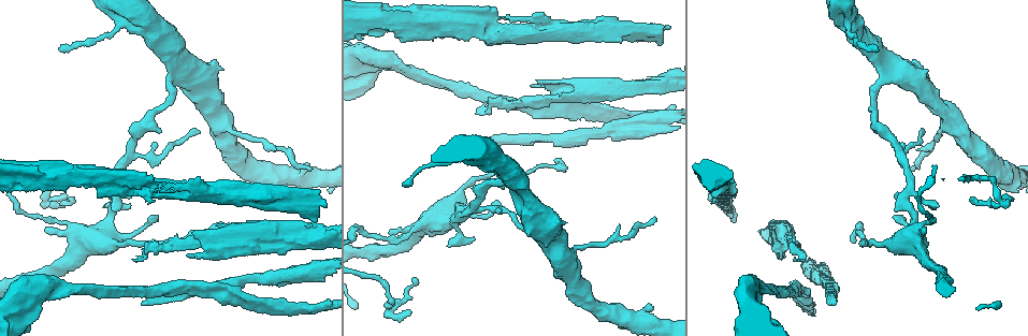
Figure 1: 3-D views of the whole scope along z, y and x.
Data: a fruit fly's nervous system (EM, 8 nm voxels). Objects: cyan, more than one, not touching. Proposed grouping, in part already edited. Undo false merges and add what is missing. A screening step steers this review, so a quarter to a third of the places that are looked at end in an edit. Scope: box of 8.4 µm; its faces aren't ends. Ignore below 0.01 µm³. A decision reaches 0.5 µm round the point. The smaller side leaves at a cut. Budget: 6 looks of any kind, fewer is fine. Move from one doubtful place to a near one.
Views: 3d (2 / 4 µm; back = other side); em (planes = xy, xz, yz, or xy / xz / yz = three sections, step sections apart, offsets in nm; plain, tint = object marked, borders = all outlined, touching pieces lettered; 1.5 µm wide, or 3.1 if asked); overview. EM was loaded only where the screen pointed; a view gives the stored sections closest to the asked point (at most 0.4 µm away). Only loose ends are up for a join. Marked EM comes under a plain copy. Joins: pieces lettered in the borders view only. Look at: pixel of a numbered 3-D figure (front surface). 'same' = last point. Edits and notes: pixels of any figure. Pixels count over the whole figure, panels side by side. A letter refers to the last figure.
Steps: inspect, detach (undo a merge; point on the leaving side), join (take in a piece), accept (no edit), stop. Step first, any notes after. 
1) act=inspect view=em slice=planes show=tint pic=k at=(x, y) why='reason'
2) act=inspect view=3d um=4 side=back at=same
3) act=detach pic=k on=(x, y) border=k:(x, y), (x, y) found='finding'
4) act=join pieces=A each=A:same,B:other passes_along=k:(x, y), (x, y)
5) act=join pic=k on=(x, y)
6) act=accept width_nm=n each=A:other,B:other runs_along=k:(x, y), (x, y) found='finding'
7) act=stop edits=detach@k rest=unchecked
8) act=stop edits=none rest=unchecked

act=inspect view=3d um=2 side=back pic=1 at=(832, 303)

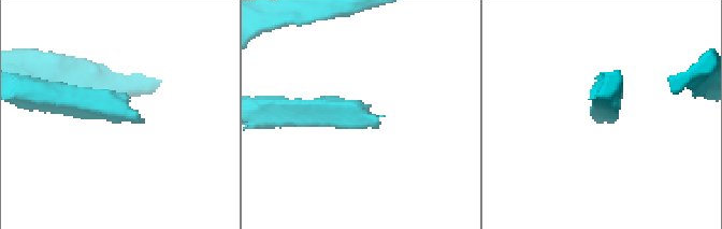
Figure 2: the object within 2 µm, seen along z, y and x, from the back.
act=inspect view=em slice=planes show=borders pic=2 at=(602, 116)

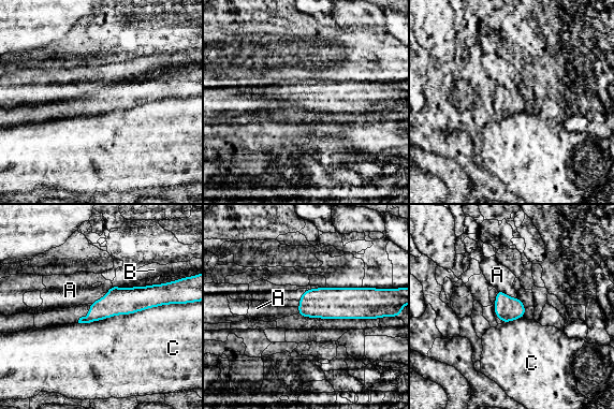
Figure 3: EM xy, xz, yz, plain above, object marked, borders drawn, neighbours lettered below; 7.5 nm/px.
act=accept each=A:other,B:other,C:other border=3:(173, 303), (78, 323) found='no lettered piece goes on from it'

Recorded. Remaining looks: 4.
act=inspect view=em slice=planes show=borders pic=1 at=(848, 34) why='thick turns thin'

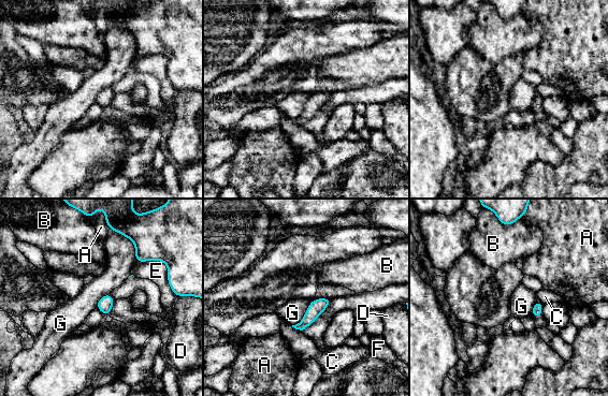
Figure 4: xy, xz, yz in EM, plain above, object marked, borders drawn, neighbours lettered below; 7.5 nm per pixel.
act=accept width_nm=110 each=A:other,B:other,C:other,D:other,E:other,F:other,G:other runs_along=4:(327, 301), (298, 326) found='all the same neuron'

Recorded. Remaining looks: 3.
act=inspect view=3d um=2 pic=1 at=(998, 202) why='a fork'

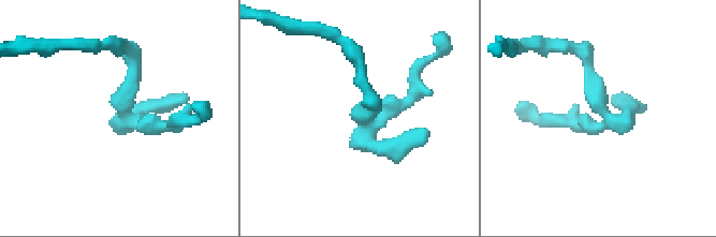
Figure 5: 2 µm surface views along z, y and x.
act=inspect view=em slice=planes show=borders pic=5 at=(362, 116)

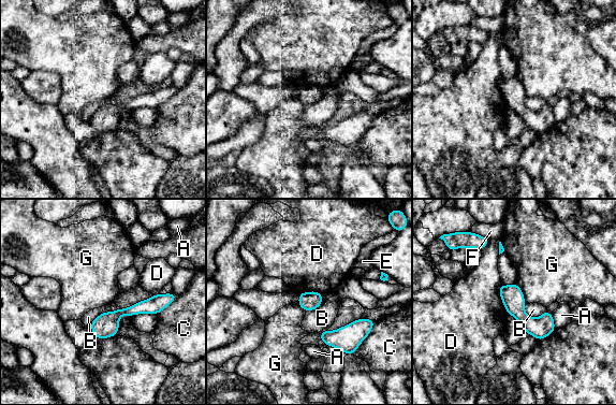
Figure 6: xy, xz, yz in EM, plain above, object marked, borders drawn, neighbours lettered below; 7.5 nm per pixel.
act=accept each=A:other,B:other,C:other,D:other,E:other,F:other,G:other found='all the same neuron'

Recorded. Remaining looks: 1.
act=stop edits=none rest=unchecked

